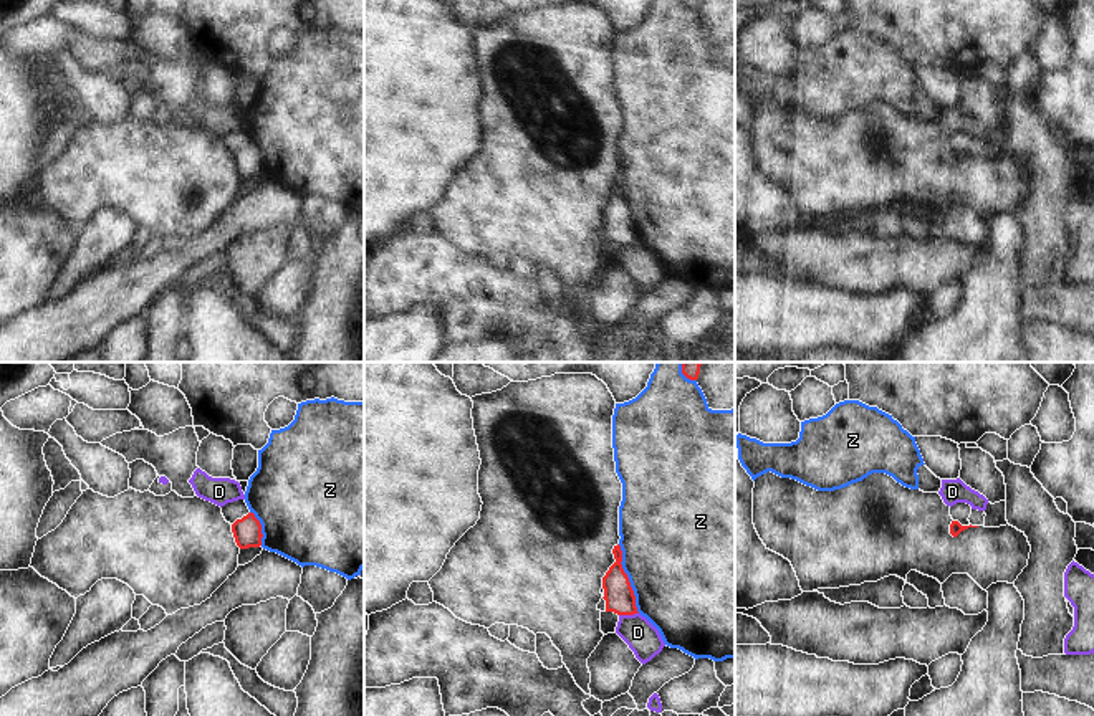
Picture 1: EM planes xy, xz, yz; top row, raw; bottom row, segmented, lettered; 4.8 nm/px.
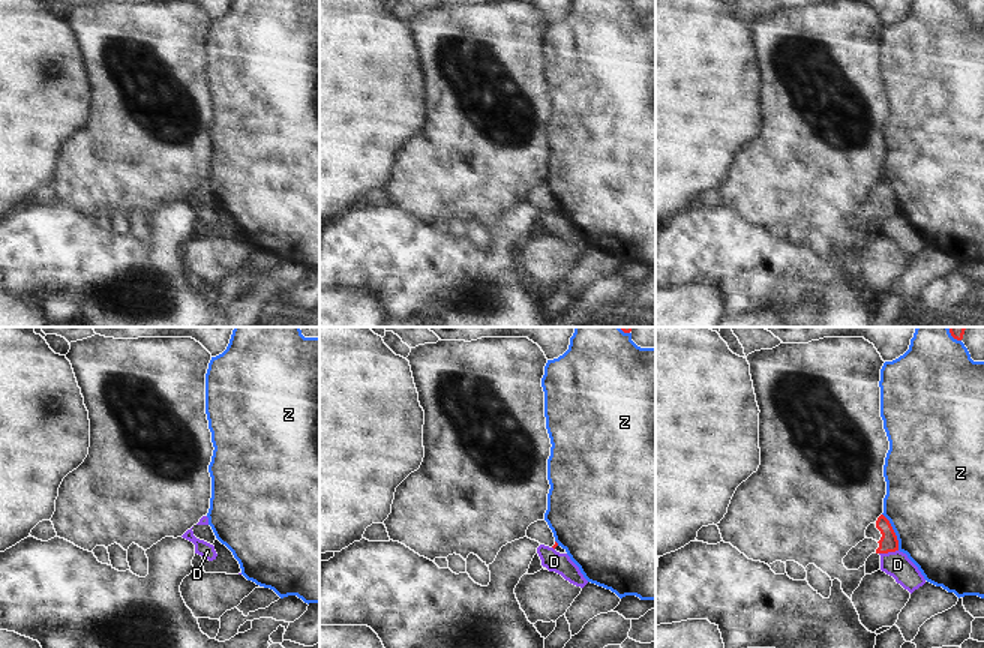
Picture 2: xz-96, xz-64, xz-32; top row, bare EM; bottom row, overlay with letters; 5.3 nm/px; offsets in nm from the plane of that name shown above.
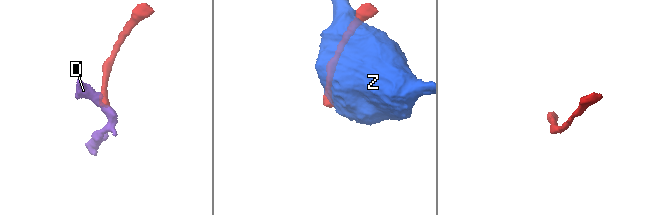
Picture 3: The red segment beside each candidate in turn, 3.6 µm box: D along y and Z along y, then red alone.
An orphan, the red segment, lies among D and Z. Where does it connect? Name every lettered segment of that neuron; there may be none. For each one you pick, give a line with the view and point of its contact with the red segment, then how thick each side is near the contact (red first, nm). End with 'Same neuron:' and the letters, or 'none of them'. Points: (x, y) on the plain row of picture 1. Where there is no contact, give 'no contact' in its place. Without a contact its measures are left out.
Same neuron: none of them

